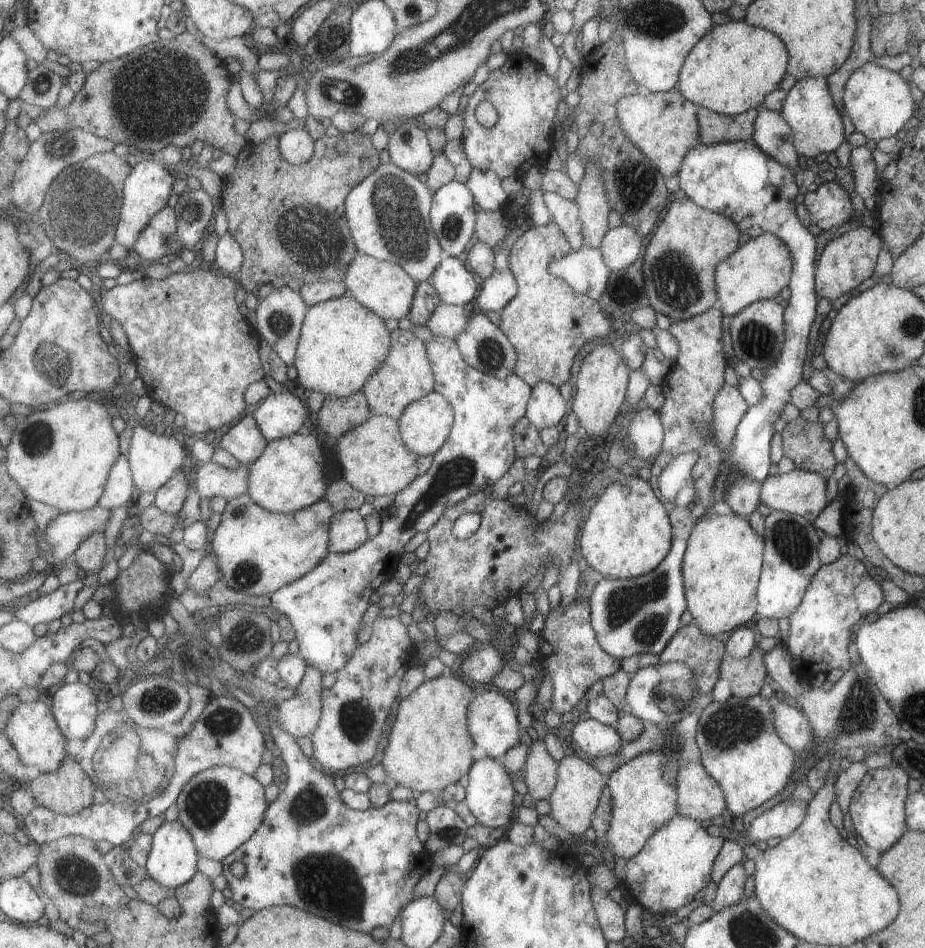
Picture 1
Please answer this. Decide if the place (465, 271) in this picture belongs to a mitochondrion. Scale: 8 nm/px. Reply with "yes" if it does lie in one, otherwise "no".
no

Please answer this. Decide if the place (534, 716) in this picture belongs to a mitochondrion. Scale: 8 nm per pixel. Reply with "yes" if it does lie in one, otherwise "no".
no

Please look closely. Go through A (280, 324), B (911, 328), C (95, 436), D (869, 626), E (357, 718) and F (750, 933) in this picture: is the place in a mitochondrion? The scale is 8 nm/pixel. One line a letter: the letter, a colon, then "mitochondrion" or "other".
A: mitochondrion
B: mitochondrion
C: other
D: other
E: mitochondrion
F: mitochondrion

